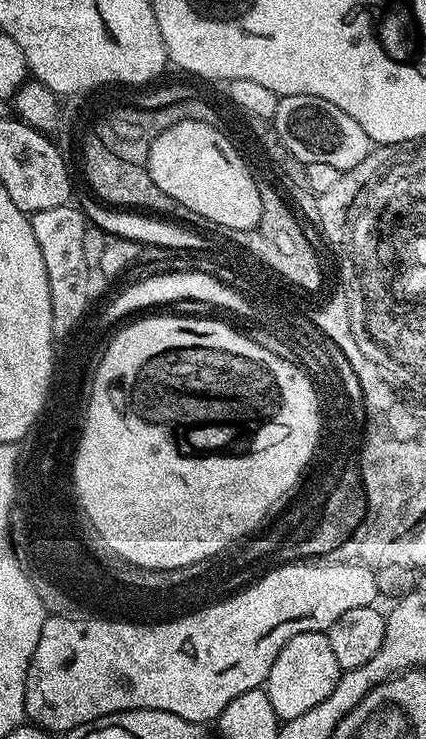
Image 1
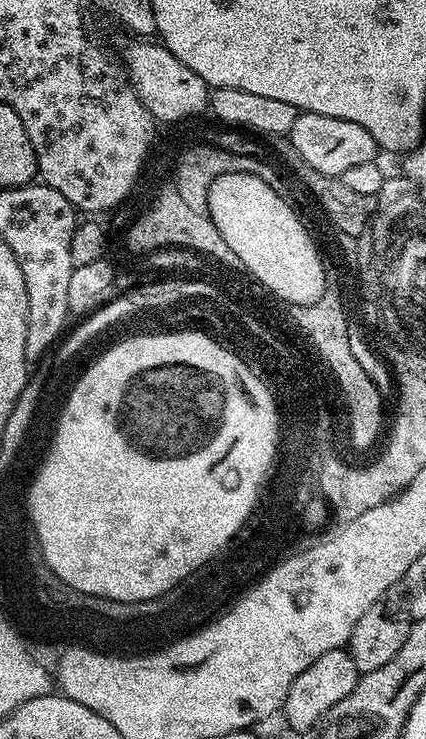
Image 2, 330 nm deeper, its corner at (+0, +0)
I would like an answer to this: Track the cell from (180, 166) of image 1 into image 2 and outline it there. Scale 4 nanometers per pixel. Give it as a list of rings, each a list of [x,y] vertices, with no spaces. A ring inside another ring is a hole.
[[[249,172],[242,174],[222,174],[210,186],[209,198],[212,199],[214,218],[220,223],[222,234],[229,236],[236,252],[243,256],[247,265],[251,265],[255,276],[260,276],[264,284],[271,285],[280,296],[288,296],[288,300],[316,300],[320,296],[320,267],[324,265],[321,249],[317,241],[312,241],[308,233],[308,224],[298,215],[291,204]]]

